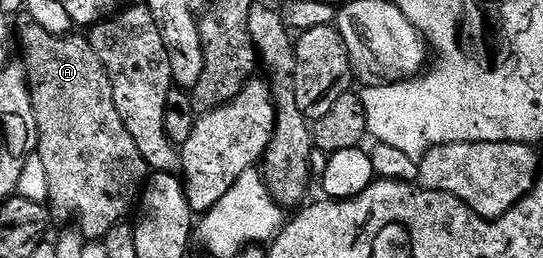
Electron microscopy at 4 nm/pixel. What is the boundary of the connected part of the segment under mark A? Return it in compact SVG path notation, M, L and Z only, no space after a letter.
M22 18L16 24L16 44L22 47L20 63L30 84L32 110L38 127L36 152L48 176L49 207L54 207L62 216L71 216L78 223L75 224L77 231L87 241L98 242L106 237L112 226L123 223L129 212L131 215L148 179L148 169L116 110L112 82L100 58L96 58L96 50L92 50L85 35L78 35L53 36L29 18Z

